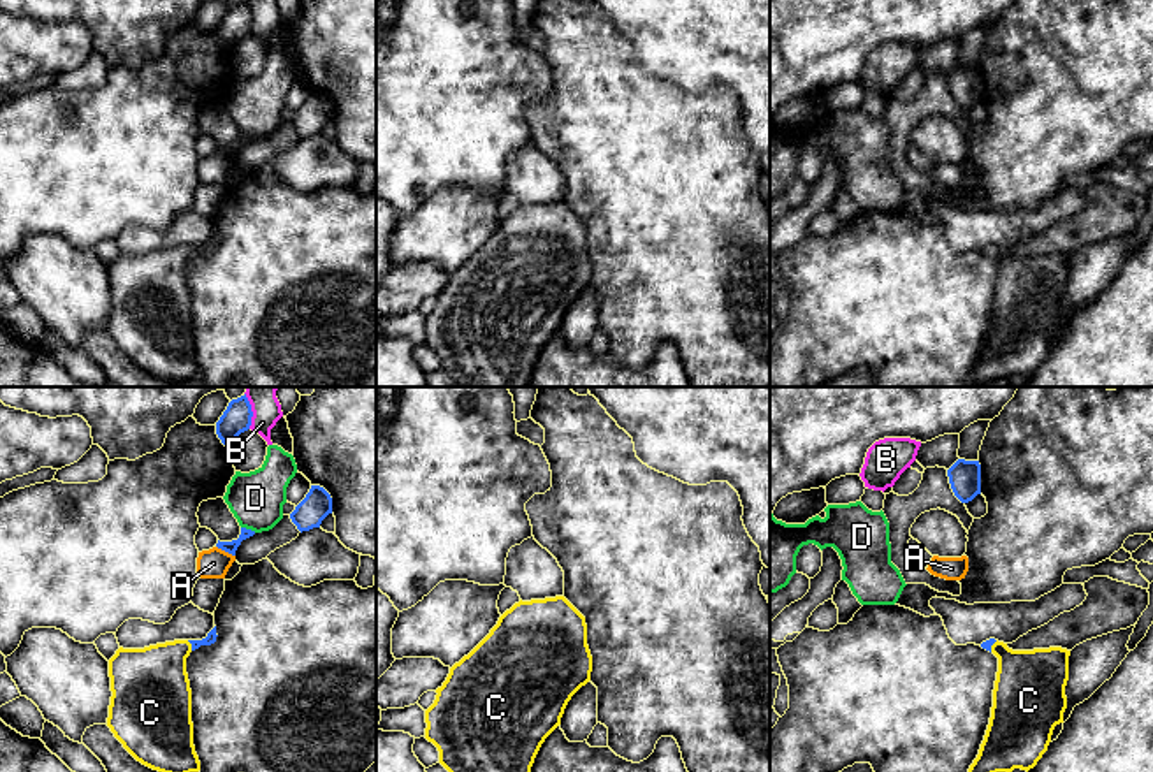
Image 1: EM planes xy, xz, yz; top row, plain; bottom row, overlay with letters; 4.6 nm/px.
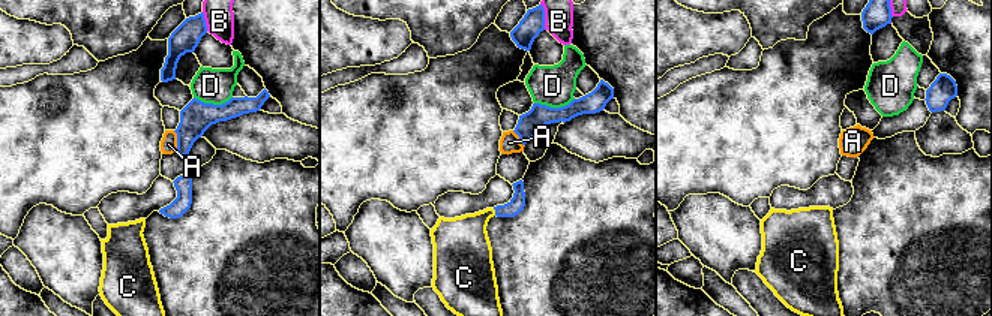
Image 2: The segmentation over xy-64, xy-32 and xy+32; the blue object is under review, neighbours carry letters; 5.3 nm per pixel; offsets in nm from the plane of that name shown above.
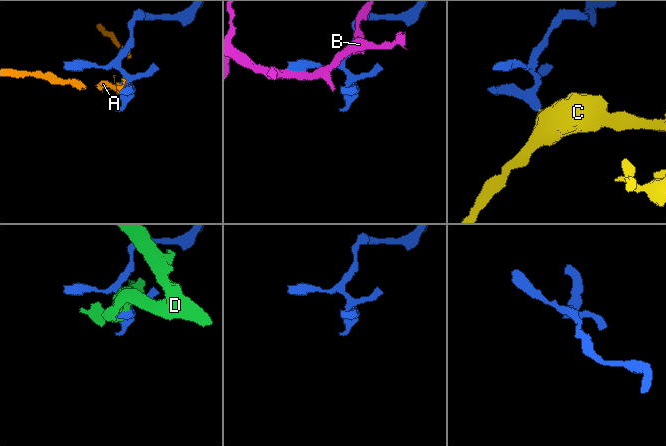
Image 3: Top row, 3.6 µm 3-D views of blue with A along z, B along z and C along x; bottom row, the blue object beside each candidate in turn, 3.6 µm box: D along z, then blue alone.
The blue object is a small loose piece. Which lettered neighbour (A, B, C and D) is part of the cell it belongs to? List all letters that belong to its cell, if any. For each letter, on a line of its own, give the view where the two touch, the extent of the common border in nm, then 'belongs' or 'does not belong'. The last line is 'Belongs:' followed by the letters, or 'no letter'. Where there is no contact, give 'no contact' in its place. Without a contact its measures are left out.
A: meets blue in xy; contact 100 nm long; does not belong
B: meets blue in xy; contact 170 nm long; does not belong
C: meets blue in xy; contact 50 nm long; belongs
D: meets blue in xy; contact 80 nm long; does not belong
Belongs: C

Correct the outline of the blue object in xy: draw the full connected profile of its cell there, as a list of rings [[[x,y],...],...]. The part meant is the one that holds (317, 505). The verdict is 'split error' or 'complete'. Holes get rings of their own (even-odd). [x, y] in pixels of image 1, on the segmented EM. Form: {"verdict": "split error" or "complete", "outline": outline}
{"verdict": "complete", "outline": [[[311,485],[306,498],[290,513],[290,519],[297,526],[297,529],[302,533],[313,528],[320,528],[322,521],[329,513],[332,513],[330,494],[320,485]]]}

